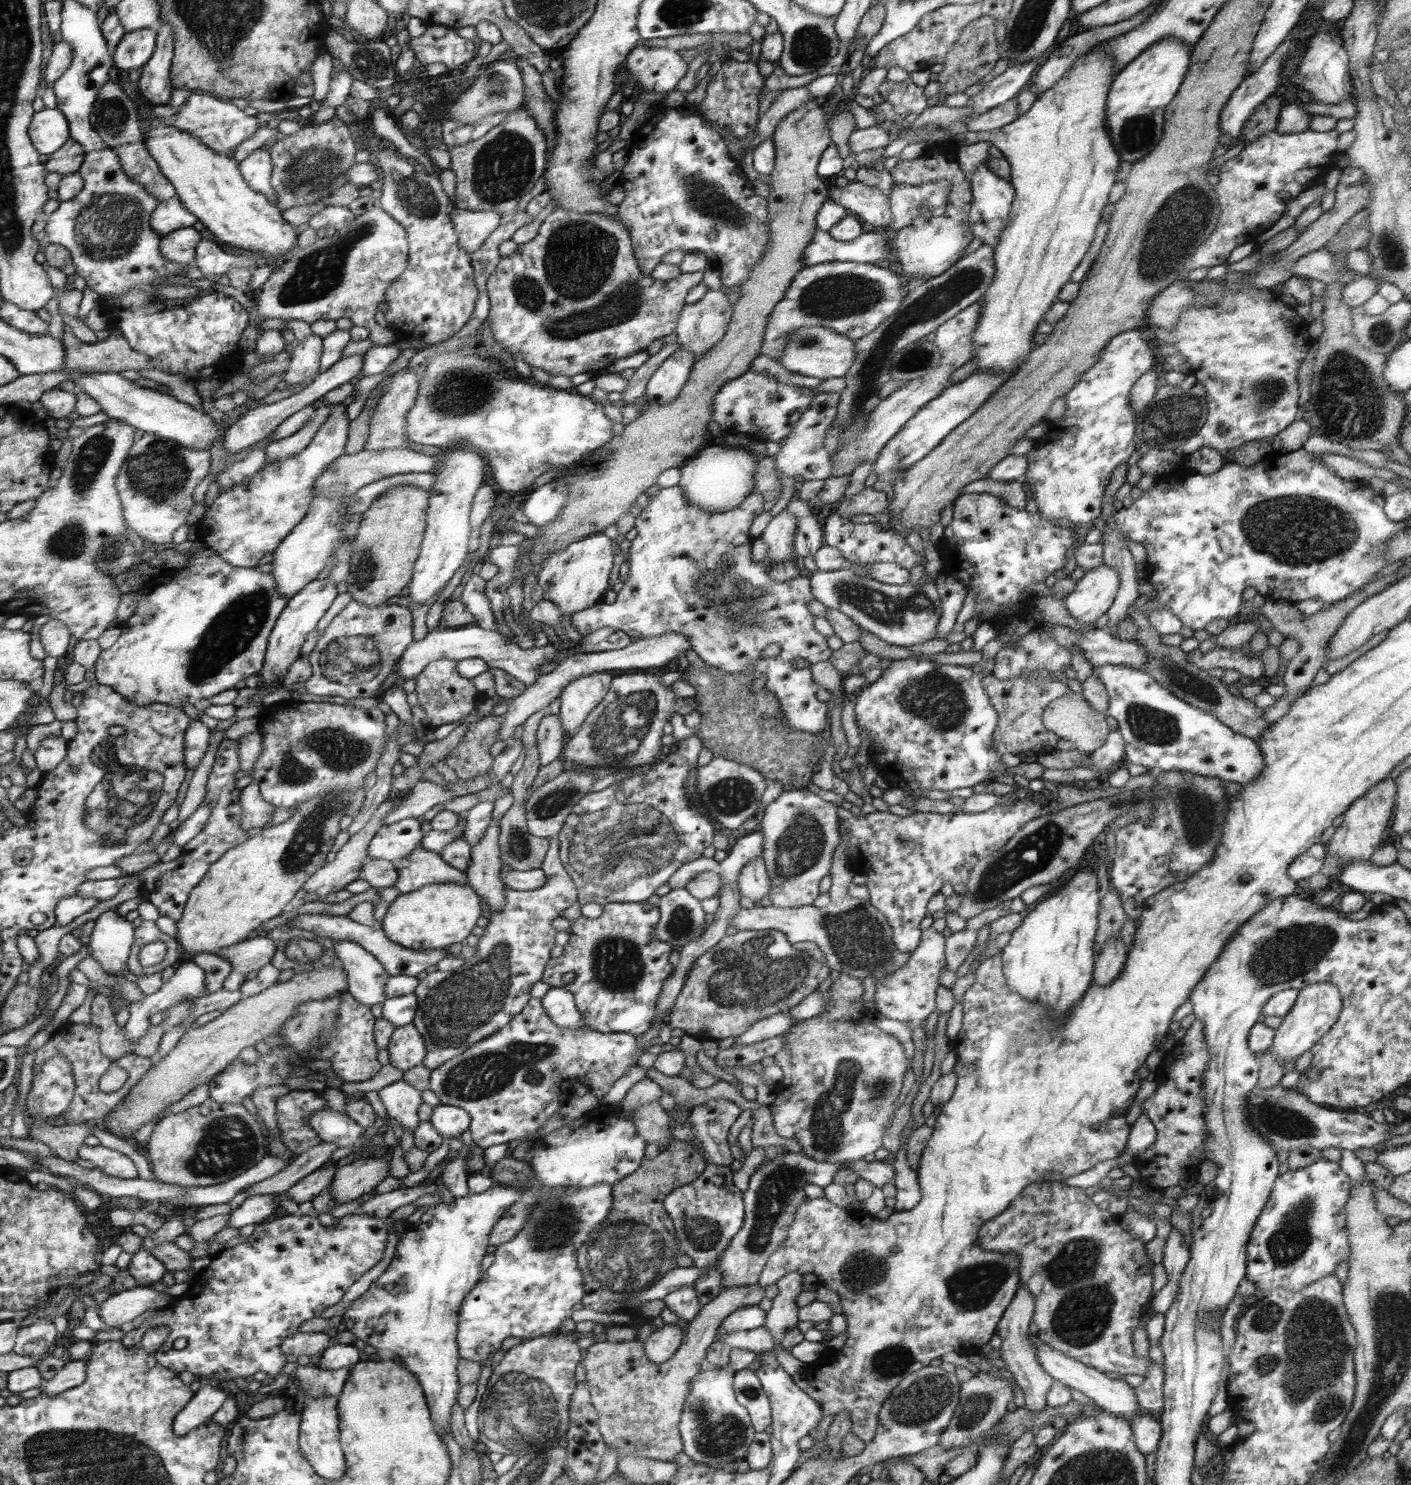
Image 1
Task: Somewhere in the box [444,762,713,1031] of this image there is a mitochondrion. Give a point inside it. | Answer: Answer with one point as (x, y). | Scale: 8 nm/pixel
(619, 844)

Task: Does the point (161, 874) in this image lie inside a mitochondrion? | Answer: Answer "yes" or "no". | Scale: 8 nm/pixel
no

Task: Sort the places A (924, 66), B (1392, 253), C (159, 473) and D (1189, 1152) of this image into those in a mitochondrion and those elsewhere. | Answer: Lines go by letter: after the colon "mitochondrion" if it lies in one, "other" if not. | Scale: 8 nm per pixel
A: other
B: mitochondrion
C: mitochondrion
D: other

